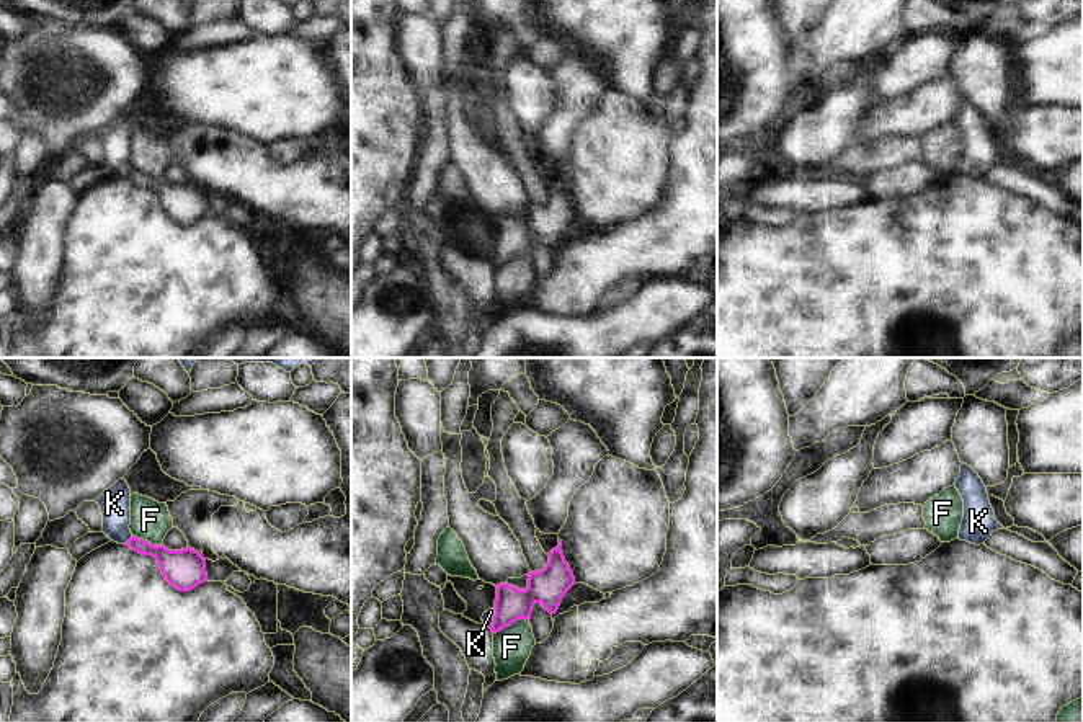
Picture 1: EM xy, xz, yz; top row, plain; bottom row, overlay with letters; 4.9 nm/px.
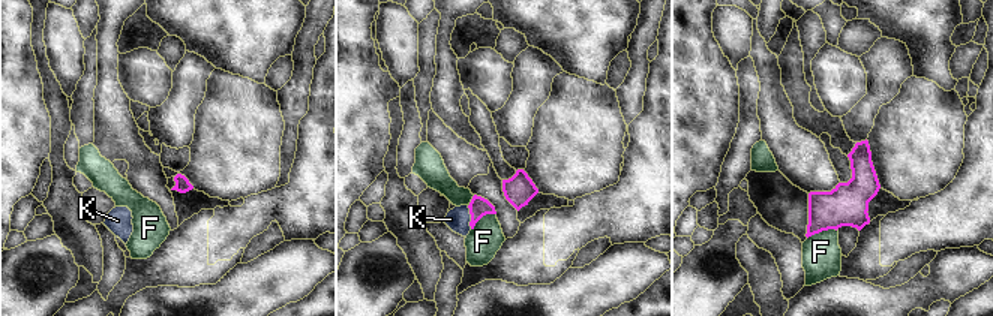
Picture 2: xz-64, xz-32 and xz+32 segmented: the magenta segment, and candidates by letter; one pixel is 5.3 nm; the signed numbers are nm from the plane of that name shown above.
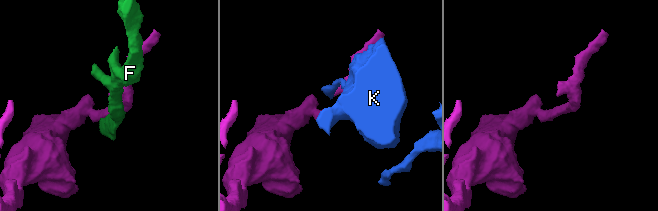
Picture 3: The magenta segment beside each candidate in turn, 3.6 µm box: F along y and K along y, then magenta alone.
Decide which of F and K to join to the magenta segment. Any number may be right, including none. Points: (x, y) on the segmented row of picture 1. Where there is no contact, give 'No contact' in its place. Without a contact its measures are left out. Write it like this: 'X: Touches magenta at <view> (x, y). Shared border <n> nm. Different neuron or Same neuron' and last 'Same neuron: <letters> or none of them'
F: Touches magenta at xz (510, 624). Shared border 190 nm. Different neuron
K: Touches magenta at xz (494, 619). Shared border 90 nm. Different neuron
Same neuron: none of them

